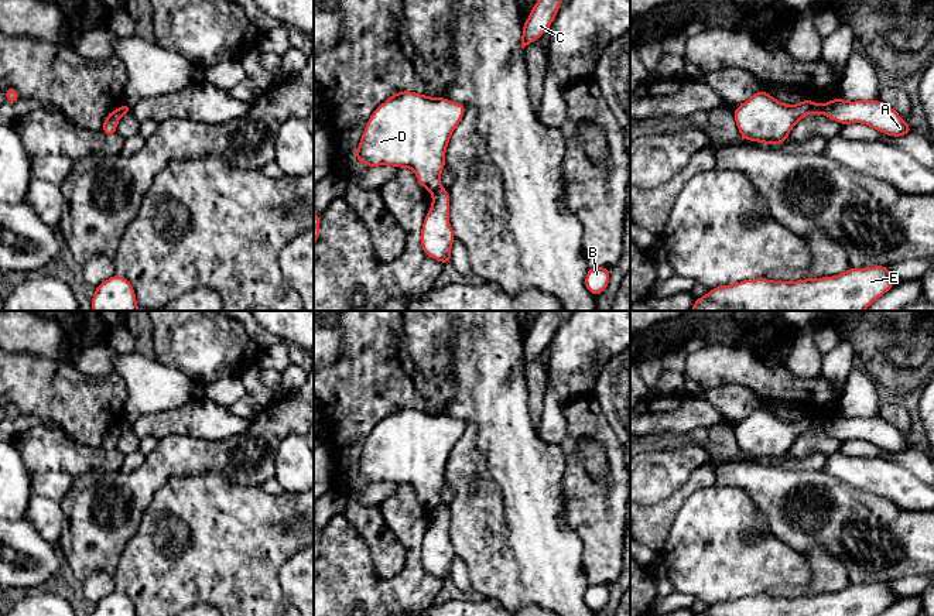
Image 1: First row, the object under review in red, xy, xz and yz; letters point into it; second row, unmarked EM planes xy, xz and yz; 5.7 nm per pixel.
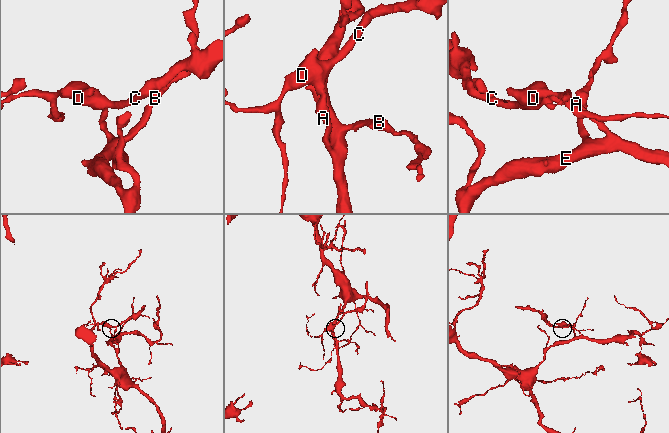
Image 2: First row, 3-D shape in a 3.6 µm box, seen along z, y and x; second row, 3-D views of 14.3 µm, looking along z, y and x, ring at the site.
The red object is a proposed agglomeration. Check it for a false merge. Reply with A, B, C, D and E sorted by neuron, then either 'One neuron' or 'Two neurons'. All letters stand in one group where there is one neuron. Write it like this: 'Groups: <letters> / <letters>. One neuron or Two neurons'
Groups: A B E / C D. Two neurons

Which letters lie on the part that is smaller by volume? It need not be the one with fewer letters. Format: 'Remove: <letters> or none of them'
Remove: C, D

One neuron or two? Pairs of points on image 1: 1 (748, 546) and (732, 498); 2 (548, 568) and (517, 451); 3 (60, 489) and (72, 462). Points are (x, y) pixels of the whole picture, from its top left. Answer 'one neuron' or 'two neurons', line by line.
1: one neuron
2: one neuron
3: two neurons

